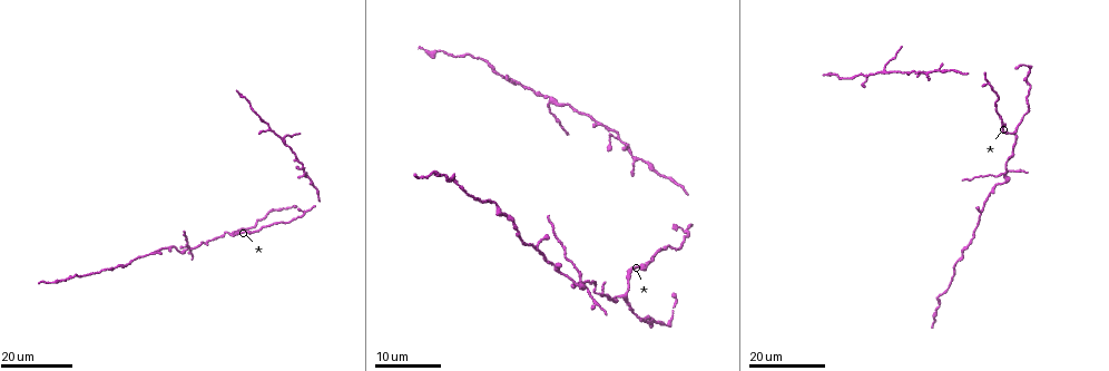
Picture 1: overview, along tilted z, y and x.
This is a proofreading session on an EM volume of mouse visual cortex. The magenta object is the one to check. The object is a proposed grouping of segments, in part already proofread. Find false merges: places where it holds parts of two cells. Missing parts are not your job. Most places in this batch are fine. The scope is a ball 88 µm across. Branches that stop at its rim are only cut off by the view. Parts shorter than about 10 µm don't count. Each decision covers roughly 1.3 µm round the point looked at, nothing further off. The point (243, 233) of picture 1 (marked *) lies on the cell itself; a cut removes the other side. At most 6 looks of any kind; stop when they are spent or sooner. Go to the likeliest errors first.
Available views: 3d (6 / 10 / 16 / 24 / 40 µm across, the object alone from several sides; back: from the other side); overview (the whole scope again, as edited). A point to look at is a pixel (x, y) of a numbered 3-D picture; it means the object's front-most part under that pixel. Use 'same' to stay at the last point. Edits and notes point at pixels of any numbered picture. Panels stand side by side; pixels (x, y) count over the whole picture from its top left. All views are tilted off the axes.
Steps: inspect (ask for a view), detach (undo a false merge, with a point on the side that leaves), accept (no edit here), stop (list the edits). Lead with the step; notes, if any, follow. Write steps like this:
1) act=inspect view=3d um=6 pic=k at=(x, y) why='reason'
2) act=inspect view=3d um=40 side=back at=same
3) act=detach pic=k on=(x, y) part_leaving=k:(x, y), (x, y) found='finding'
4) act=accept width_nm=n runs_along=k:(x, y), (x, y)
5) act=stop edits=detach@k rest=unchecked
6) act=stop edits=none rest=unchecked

act=inspect view=3d um=16 pic=1 at=(1005, 173) why='looks like a crossing'

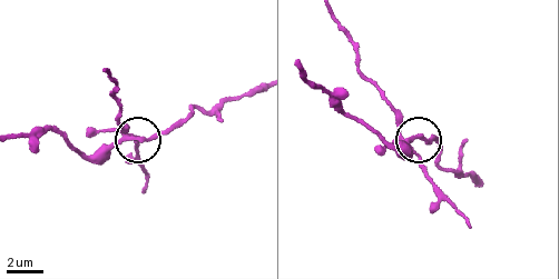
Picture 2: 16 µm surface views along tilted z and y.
act=inspect view=3d um=6 pic=2 at=(121, 137)

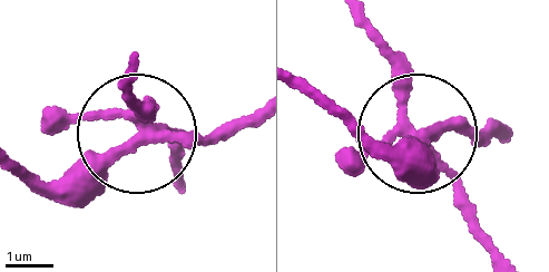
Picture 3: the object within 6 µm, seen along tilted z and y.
act=detach pic=3 on=(75, 117) side_arm_um=13 arms=5 found='two cells meet here'

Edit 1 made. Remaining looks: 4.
act=inspect view=overview why='see it whole again'

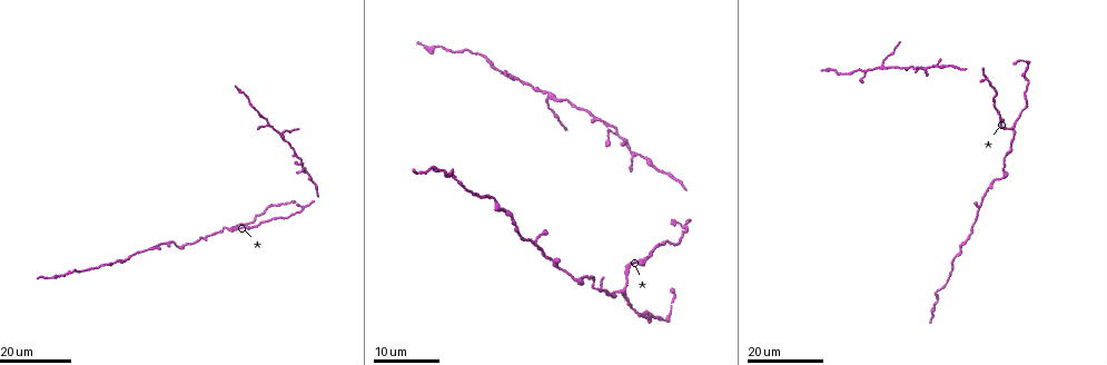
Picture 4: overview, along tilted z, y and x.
act=inspect view=3d um=24 pic=4 at=(1014, 126) why='three arms meet'

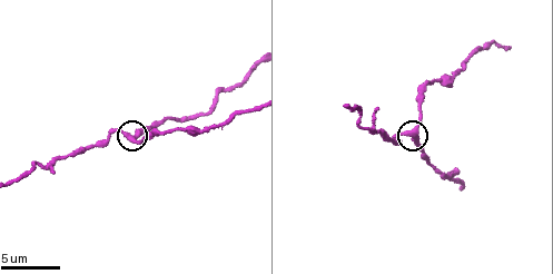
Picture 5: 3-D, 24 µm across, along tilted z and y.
act=inspect view=3d um=10 pic=5 at=(413, 133)

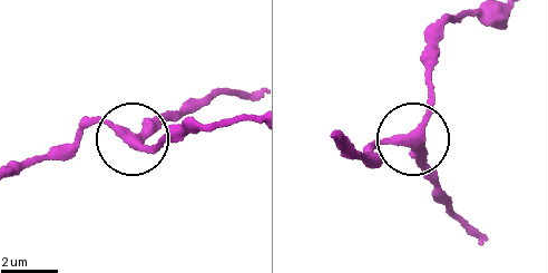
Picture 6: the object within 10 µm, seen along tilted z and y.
act=inspect view=3d um=6 pic=6 at=(411, 142) why='zoom in'

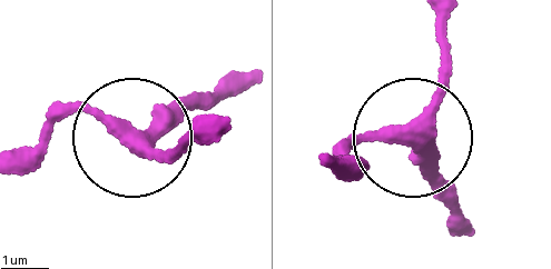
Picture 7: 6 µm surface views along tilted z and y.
act=accept side_arm_um=28 arms=3 found='continuous, no second cell'

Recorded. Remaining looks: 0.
act=stop edits=detach@3 rest=unchecked

